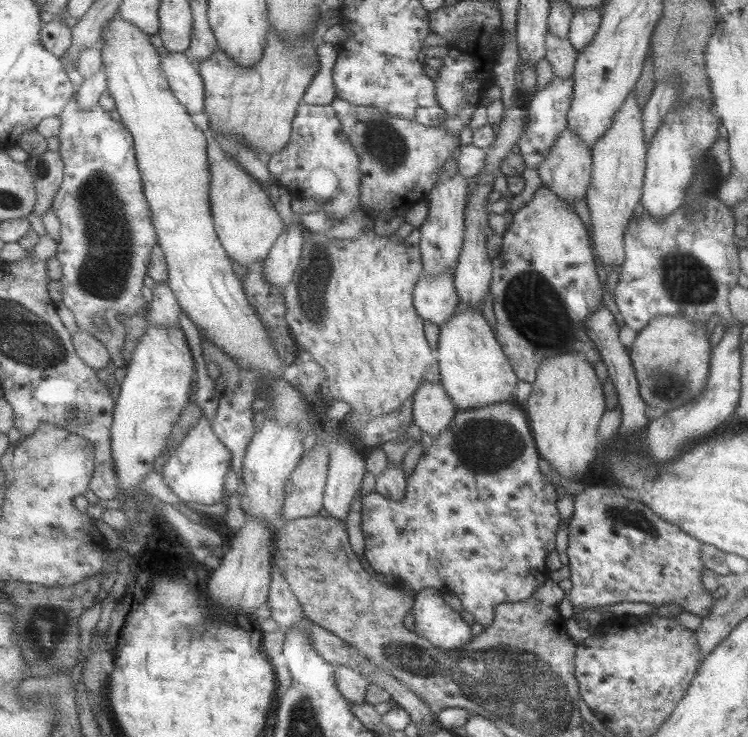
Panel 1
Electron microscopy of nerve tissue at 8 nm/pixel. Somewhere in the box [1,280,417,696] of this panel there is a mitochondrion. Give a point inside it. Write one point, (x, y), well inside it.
(46, 627)

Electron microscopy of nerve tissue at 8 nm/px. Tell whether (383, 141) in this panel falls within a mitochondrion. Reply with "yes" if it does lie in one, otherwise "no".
yes

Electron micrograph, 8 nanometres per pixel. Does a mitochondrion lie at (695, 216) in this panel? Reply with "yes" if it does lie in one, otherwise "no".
no

